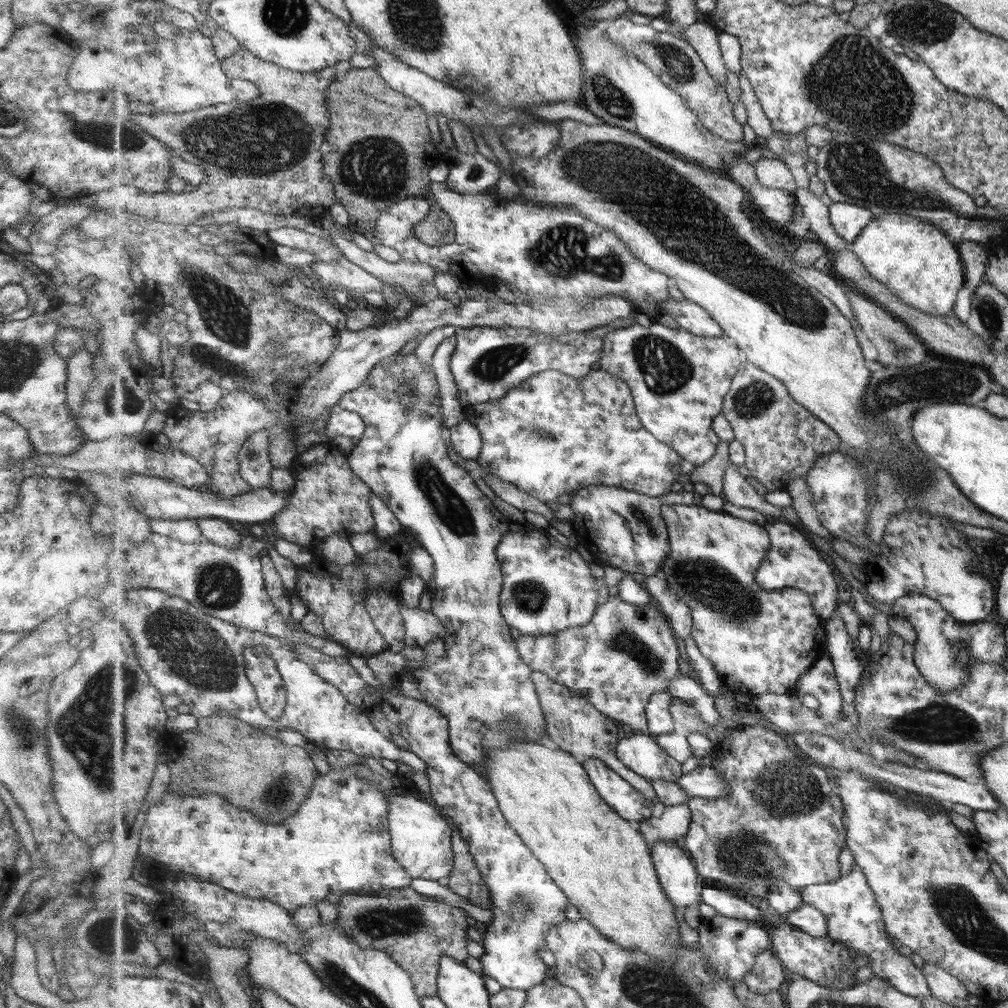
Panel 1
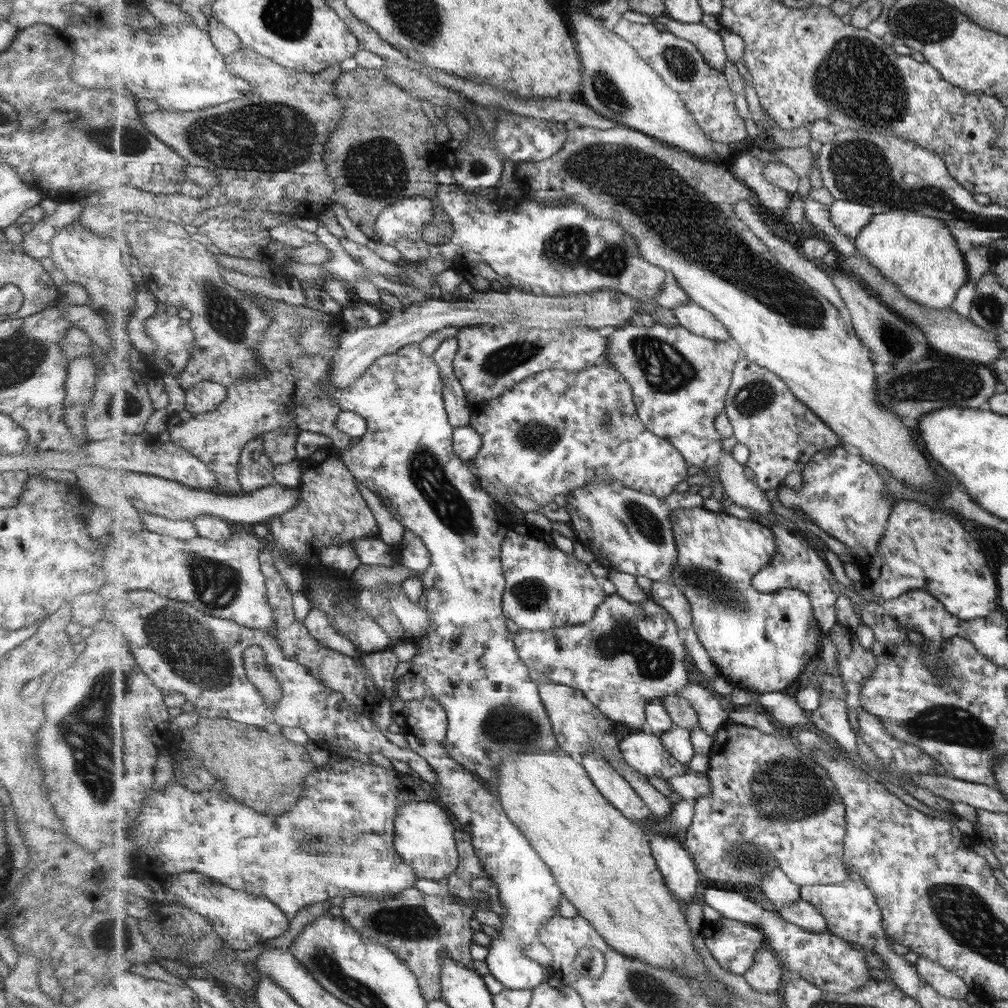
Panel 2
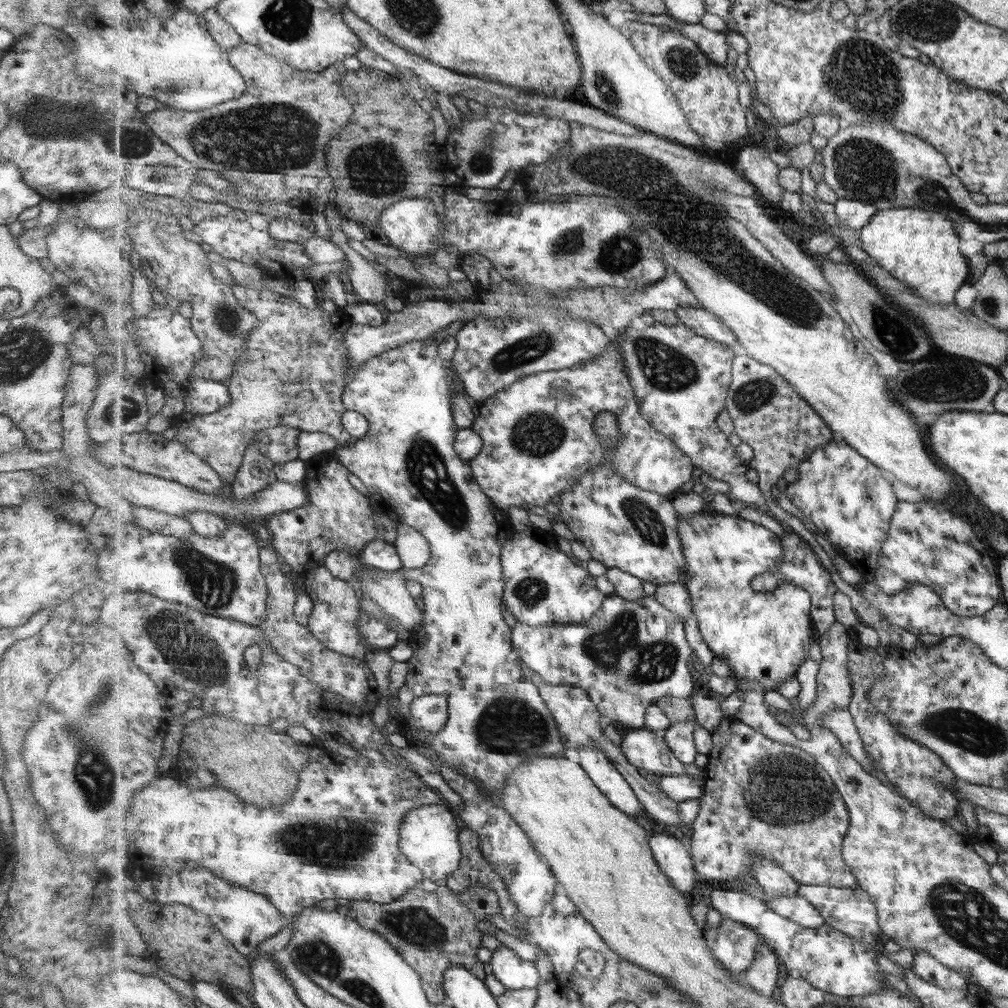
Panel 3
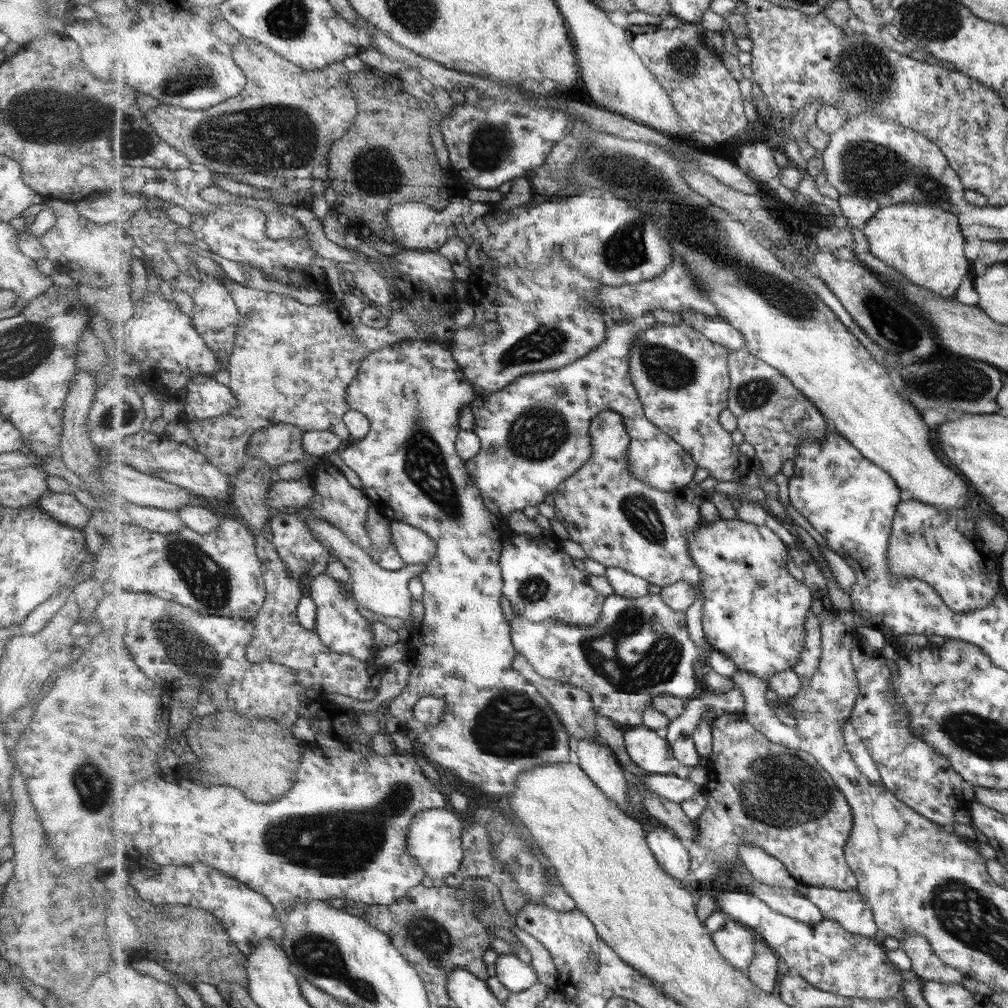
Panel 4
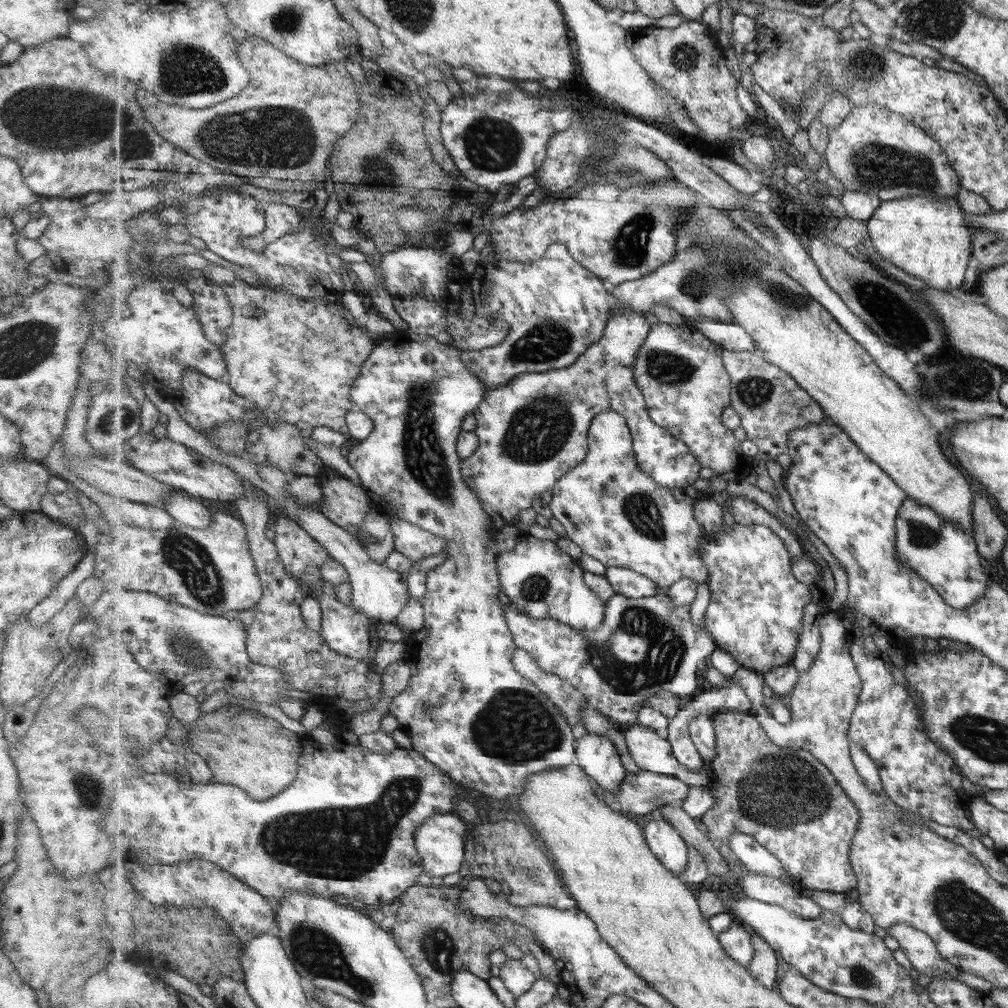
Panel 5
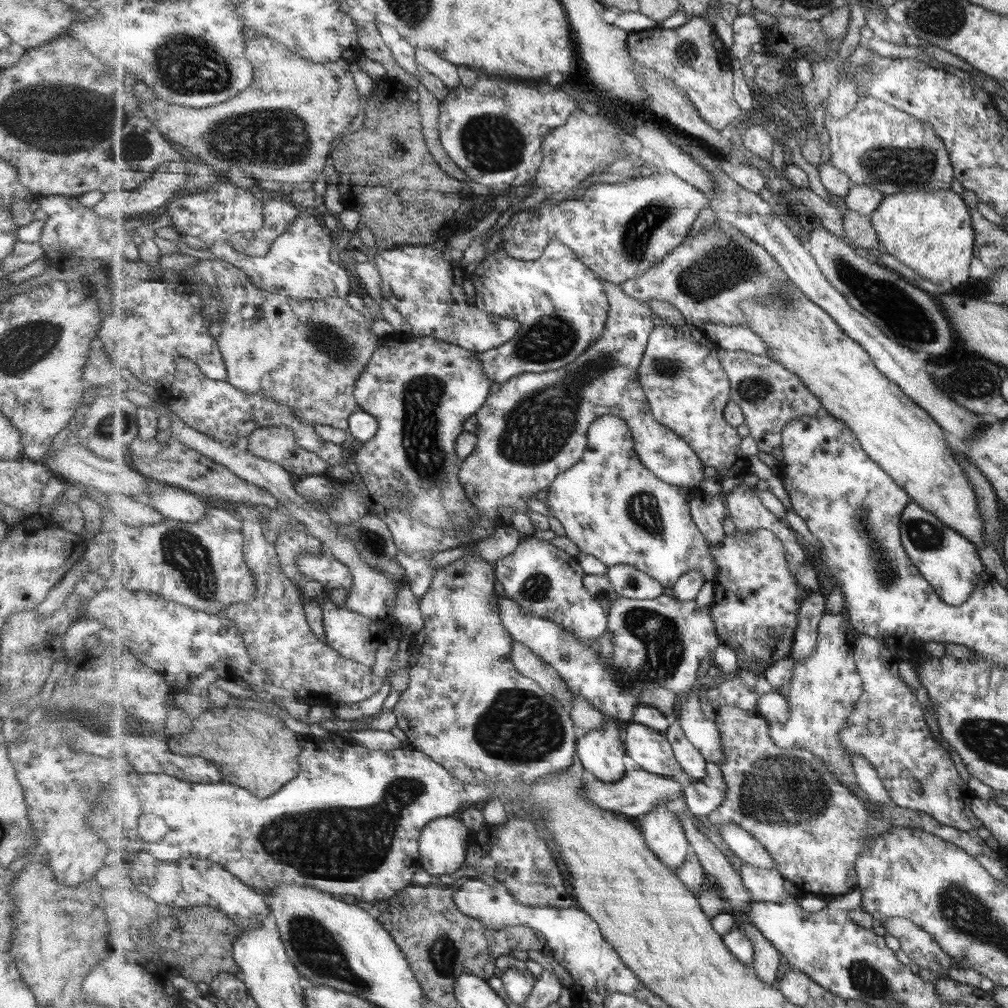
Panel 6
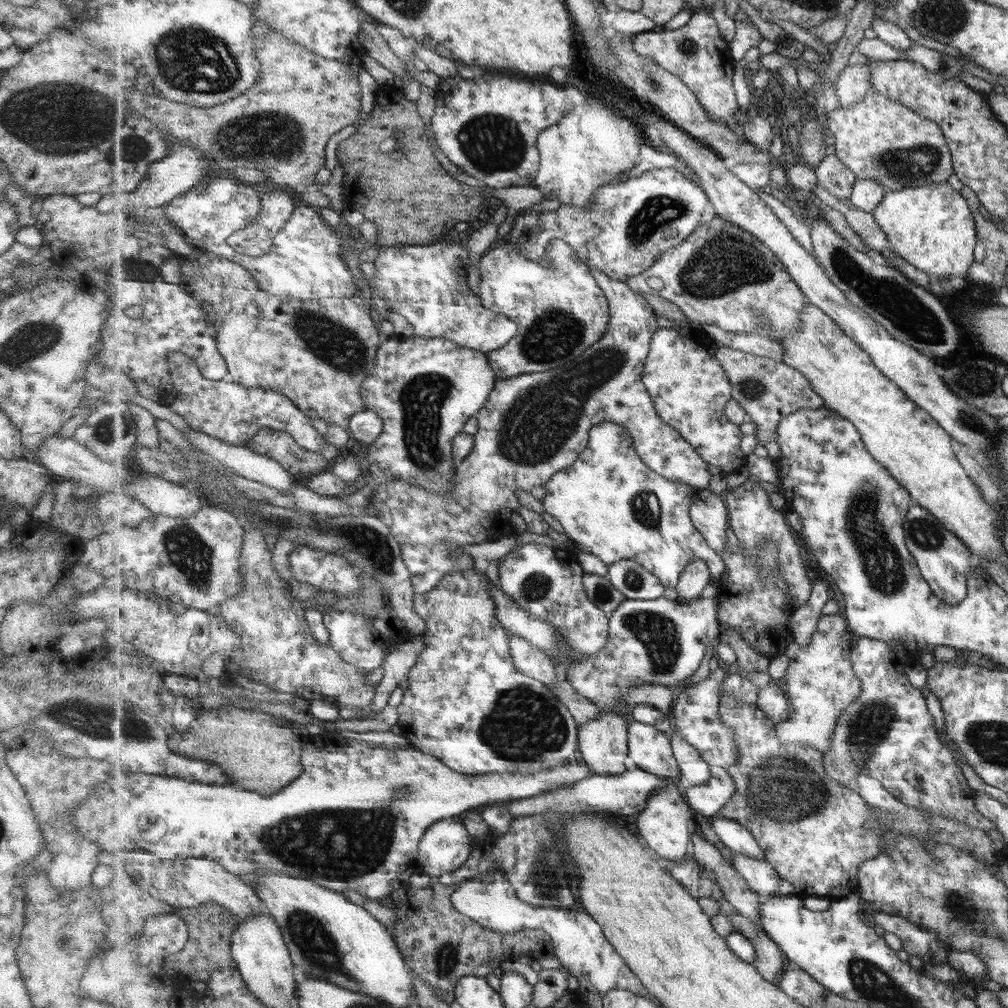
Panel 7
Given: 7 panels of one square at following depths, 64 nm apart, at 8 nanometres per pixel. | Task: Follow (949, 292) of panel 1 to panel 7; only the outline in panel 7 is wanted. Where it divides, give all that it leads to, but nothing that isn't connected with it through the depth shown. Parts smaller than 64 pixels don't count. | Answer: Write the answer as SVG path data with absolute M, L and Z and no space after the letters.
M859 180L853 188L850 201L855 207L869 212L869 204L877 204L872 213L885 231L890 249L895 254L926 273L931 280L959 277L969 281L967 274L973 262L977 262L974 252L980 243L975 218L961 192L953 190L946 182L886 190L876 180Z

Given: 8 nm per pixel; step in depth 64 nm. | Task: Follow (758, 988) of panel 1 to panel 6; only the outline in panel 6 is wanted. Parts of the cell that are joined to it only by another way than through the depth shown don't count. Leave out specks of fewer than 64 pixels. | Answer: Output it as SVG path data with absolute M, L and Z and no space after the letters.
M736 913L737 926L743 929L754 944L755 958L752 964L758 977L765 984L777 985L782 952L750 921L750 918Z

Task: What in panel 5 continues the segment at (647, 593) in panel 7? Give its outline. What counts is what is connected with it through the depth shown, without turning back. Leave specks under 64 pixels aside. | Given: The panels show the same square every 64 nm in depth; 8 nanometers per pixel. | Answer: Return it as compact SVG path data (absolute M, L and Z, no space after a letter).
M607 567L604 575L609 579L617 594L636 599L657 595L658 584L630 568Z

